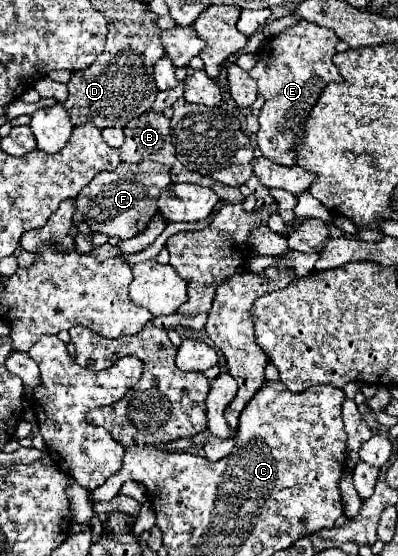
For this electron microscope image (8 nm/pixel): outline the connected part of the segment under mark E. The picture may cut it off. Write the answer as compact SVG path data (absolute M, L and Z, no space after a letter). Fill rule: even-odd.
M298 21L286 27L276 37L268 39L266 45L258 53L256 67L250 71L250 77L258 85L258 95L264 97L264 107L260 109L260 129L256 133L256 143L264 157L292 167L296 165L296 139L304 135L304 125L310 117L312 107L316 105L322 89L328 83L342 81L340 71L332 63L332 55L336 53L338 37L332 29L320 27L316 23Z

